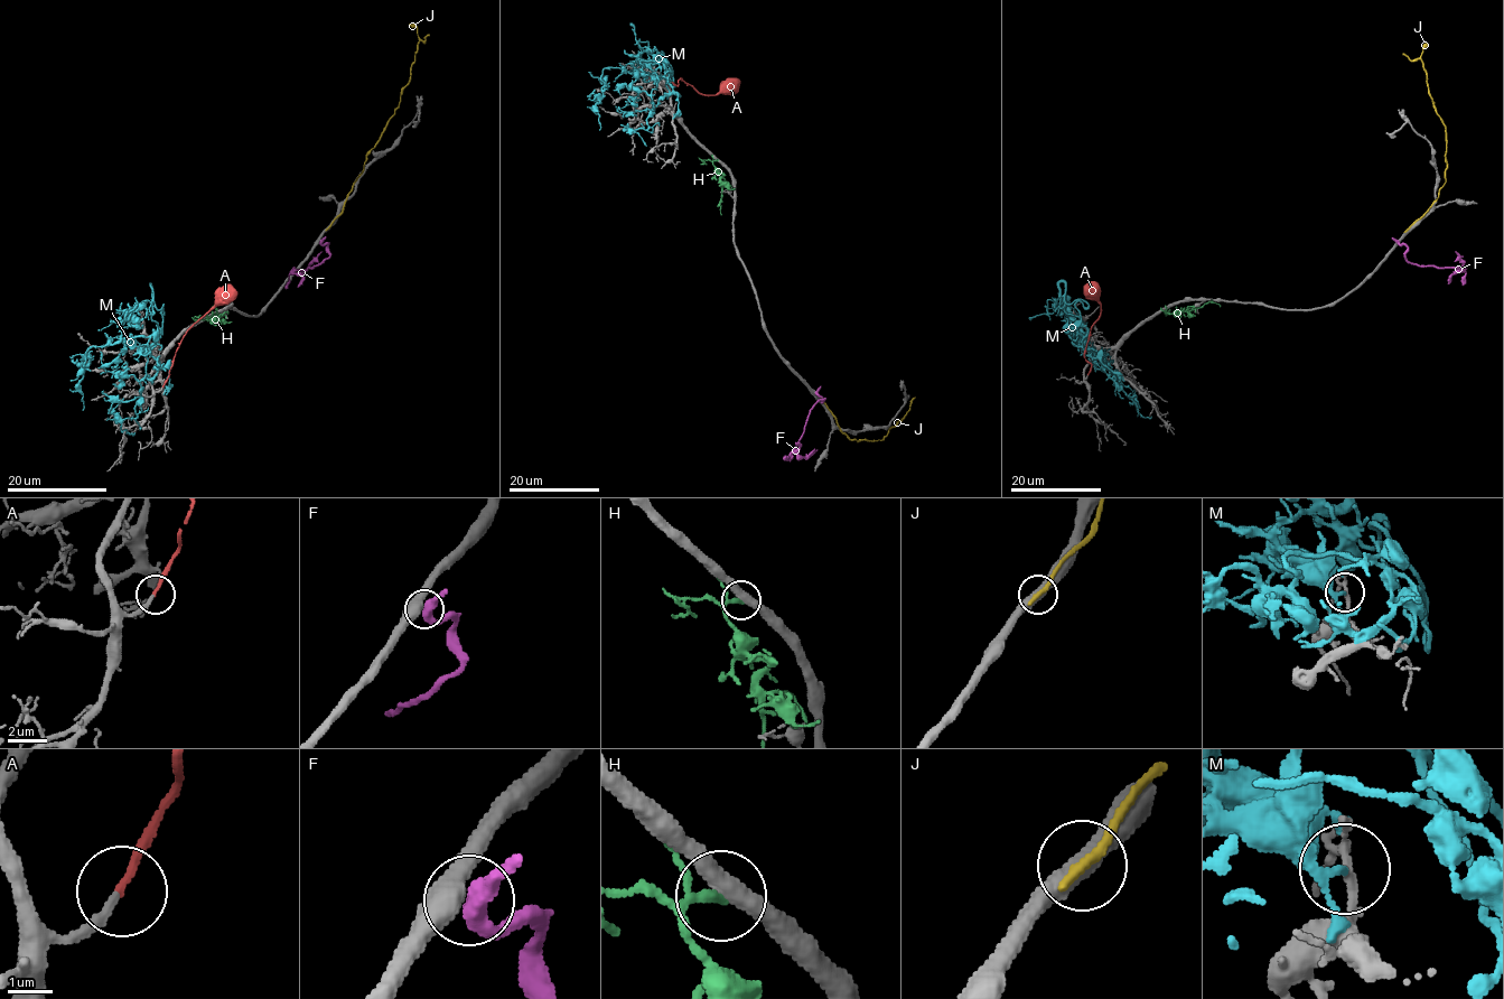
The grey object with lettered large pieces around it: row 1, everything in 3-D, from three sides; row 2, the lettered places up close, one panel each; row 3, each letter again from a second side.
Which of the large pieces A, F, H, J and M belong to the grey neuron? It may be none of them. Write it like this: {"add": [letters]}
{"add": ["A"]}

